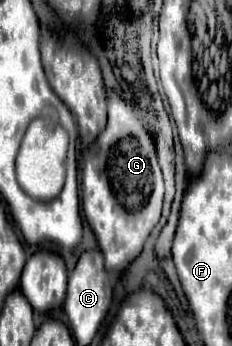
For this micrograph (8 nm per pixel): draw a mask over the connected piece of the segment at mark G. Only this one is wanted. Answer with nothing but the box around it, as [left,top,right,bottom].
[81,94,165,272]

